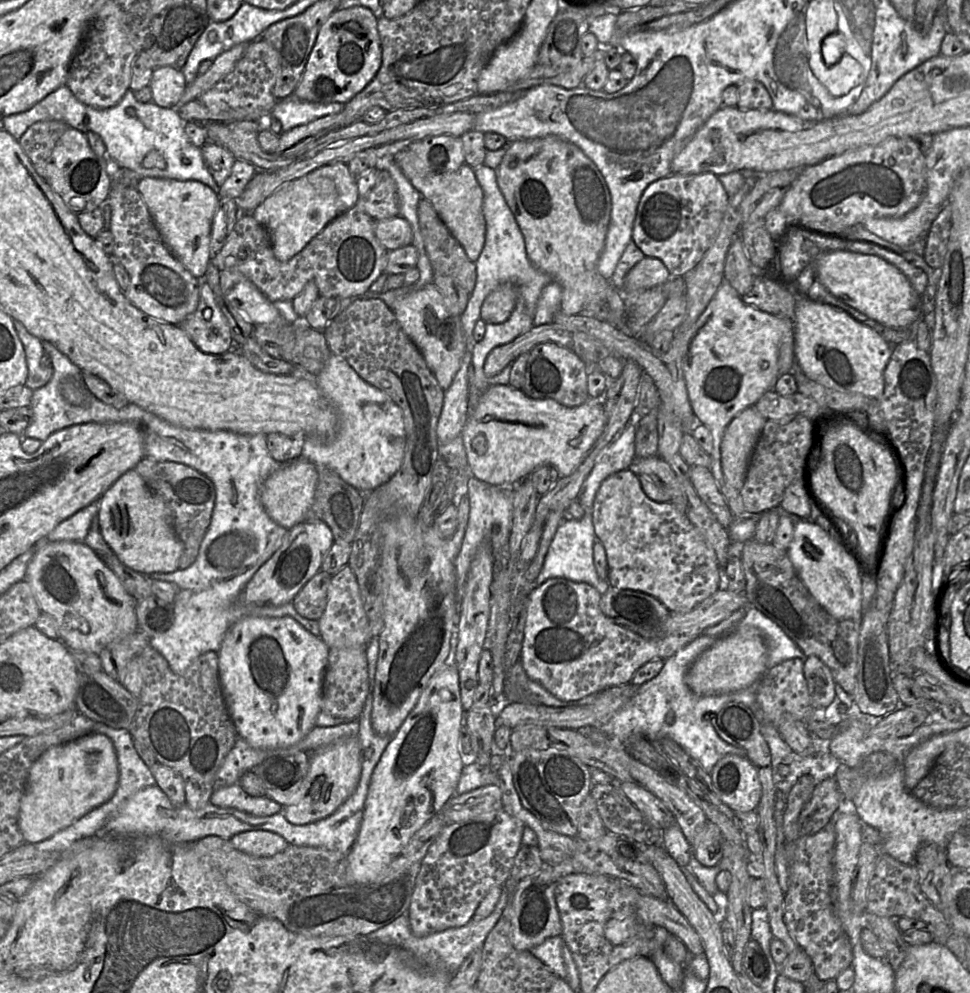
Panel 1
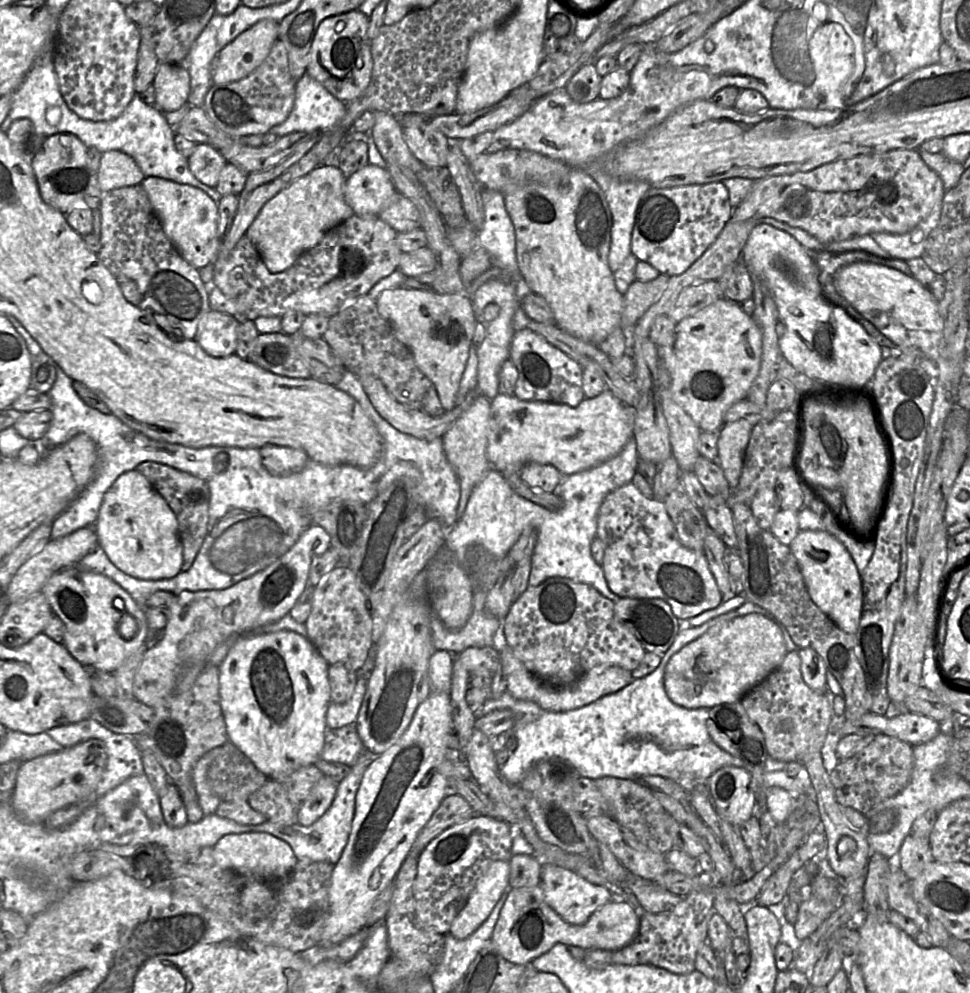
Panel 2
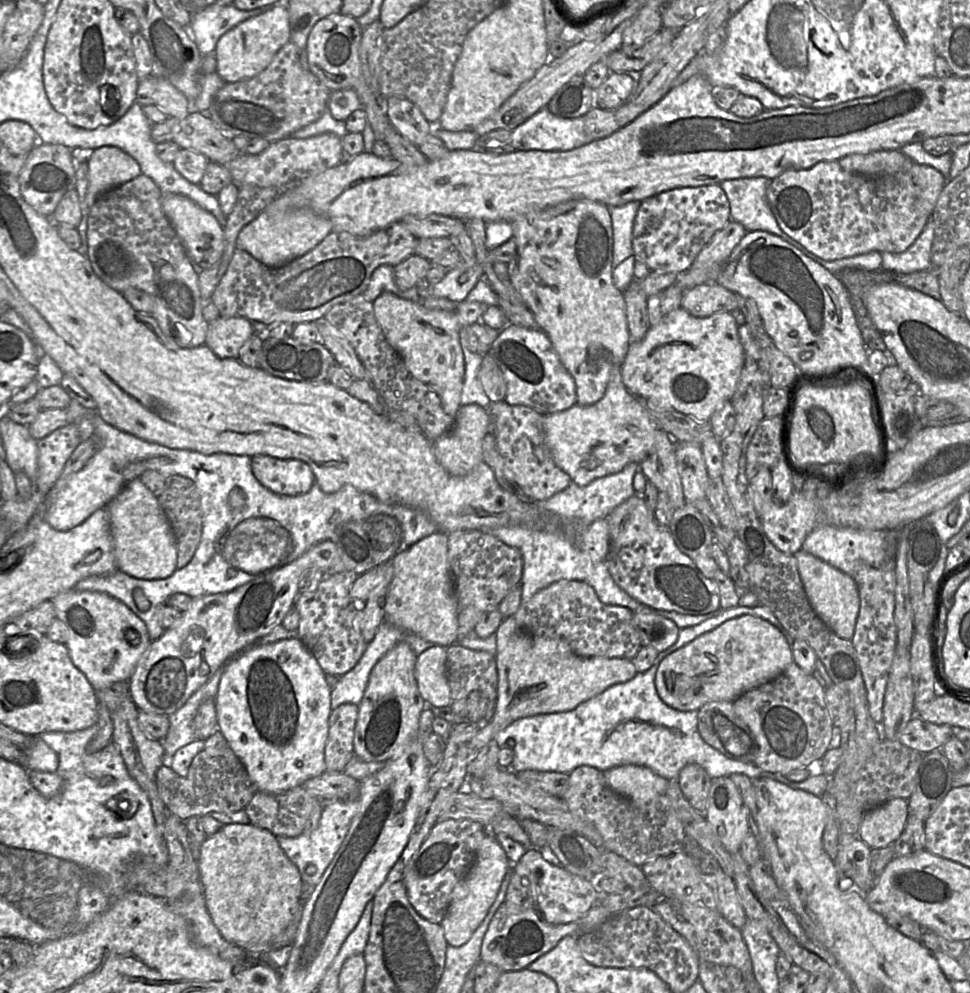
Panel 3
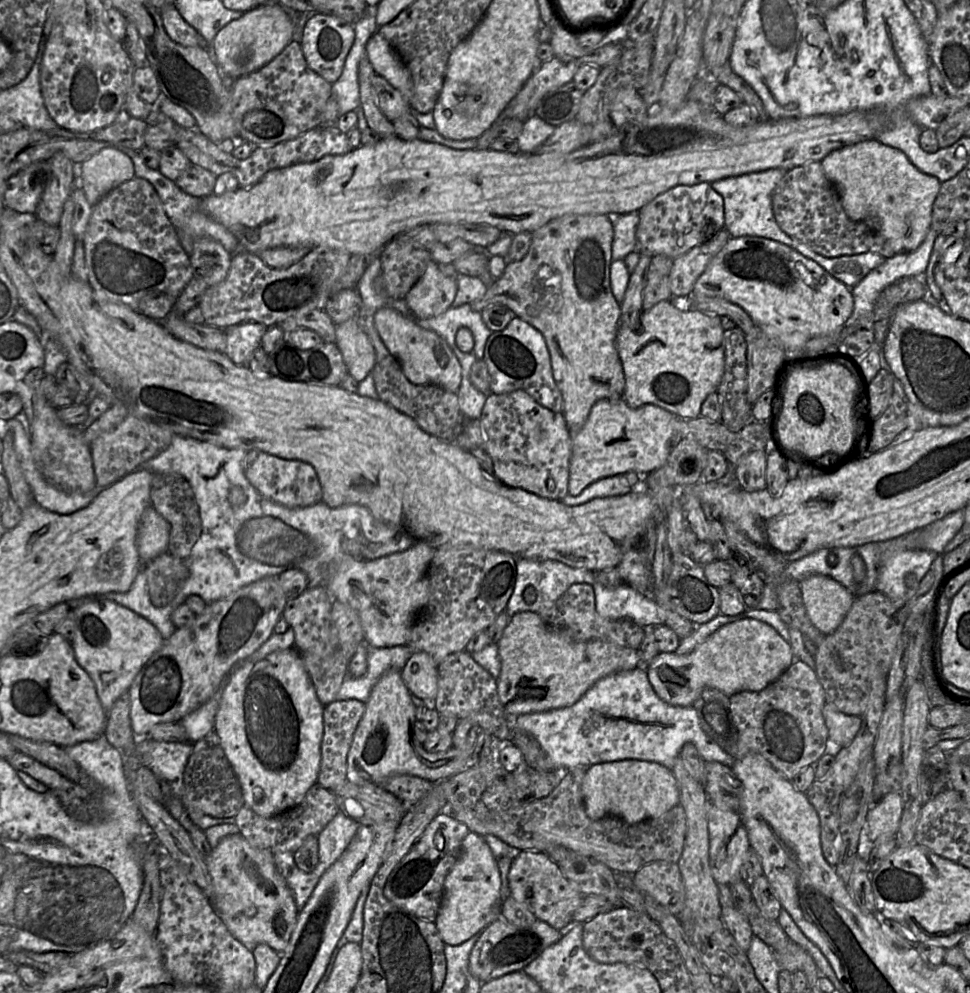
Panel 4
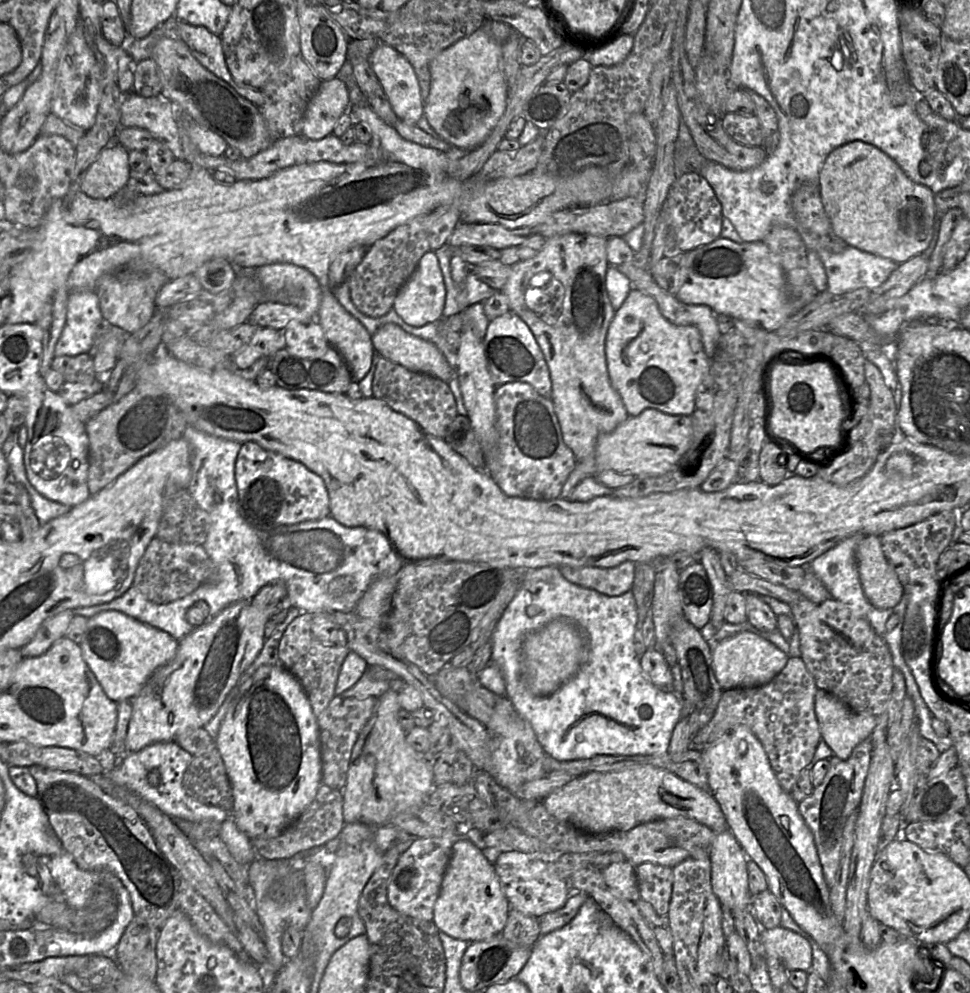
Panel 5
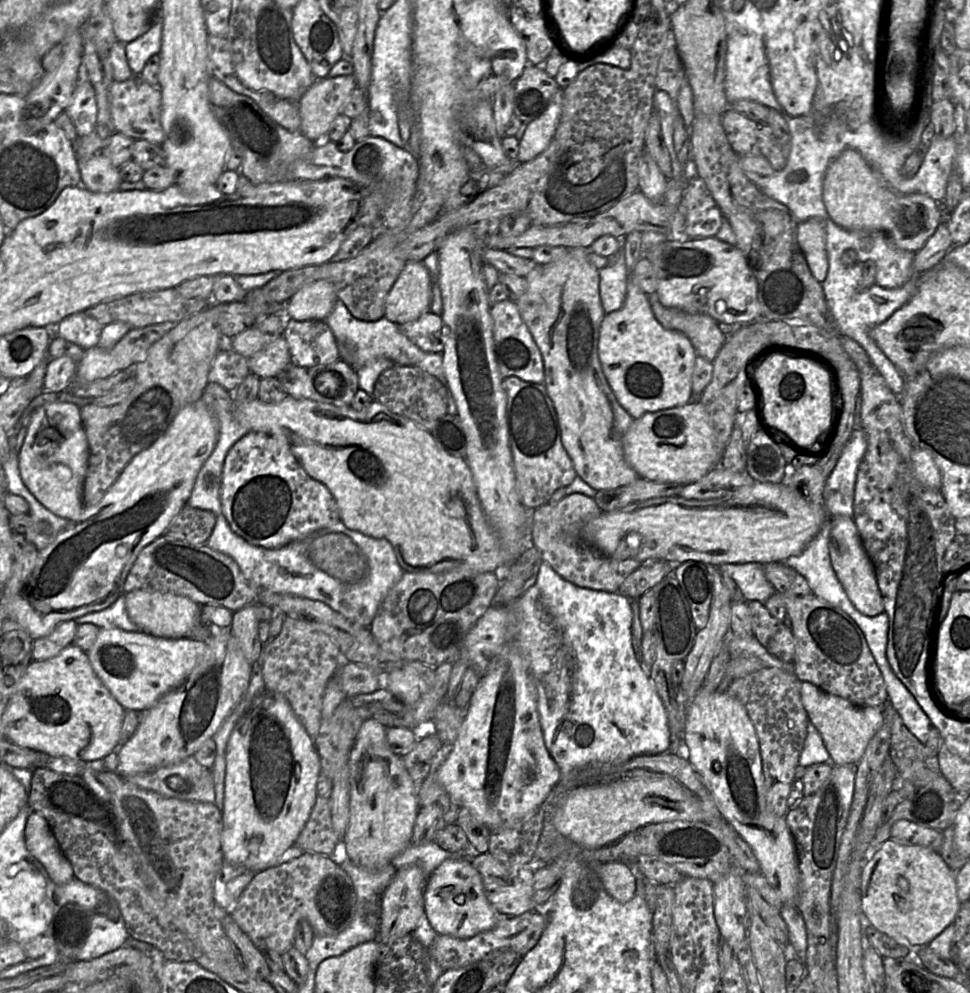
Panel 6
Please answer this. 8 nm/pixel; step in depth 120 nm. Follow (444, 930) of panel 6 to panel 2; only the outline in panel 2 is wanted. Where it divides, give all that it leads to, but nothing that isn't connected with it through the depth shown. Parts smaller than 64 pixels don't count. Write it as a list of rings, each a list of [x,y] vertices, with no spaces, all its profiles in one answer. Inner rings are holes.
[[[496,861],[487,872],[476,882],[466,904],[453,920],[449,934],[456,939],[465,939],[471,935],[490,915],[502,892],[509,886],[509,862]]]

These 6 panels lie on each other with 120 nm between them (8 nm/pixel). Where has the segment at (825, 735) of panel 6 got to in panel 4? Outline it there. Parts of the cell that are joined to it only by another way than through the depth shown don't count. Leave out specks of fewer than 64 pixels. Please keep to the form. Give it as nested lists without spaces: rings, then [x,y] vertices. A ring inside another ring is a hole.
[[[827,702],[823,707],[823,717],[828,729],[828,739],[841,748],[855,738],[862,725],[861,716],[846,715]]]

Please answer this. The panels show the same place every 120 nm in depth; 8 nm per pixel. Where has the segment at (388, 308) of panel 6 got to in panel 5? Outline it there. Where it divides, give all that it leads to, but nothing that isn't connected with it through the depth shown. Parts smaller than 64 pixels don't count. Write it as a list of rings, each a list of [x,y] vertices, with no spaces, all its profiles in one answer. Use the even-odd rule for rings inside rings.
[[[427,251],[419,259],[411,276],[400,288],[392,309],[408,325],[422,327],[428,323],[442,318],[445,305],[445,287],[441,270],[436,255],[433,251]]]

